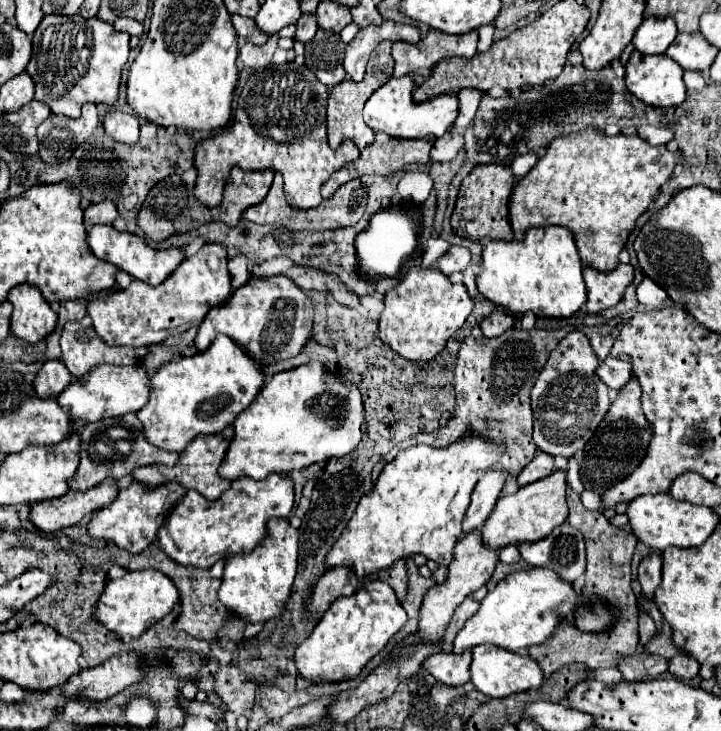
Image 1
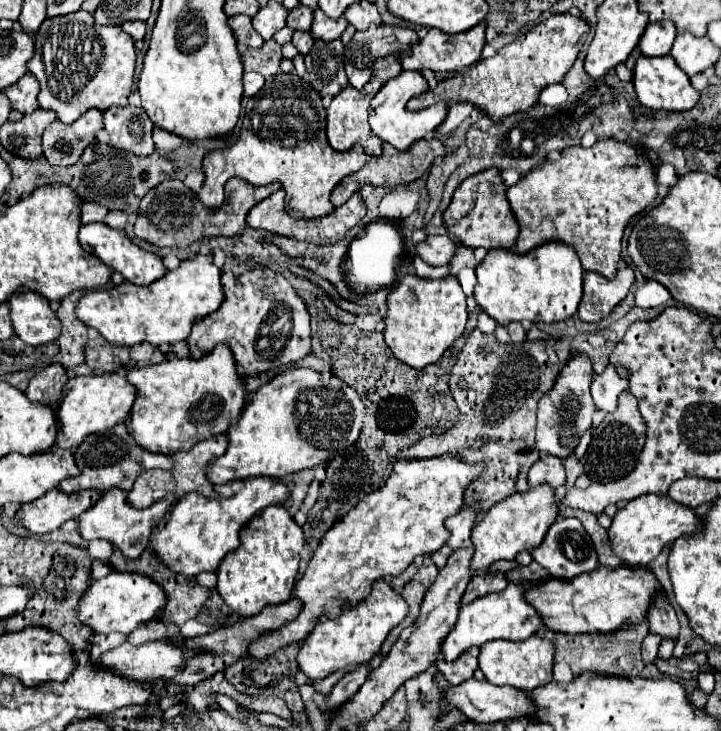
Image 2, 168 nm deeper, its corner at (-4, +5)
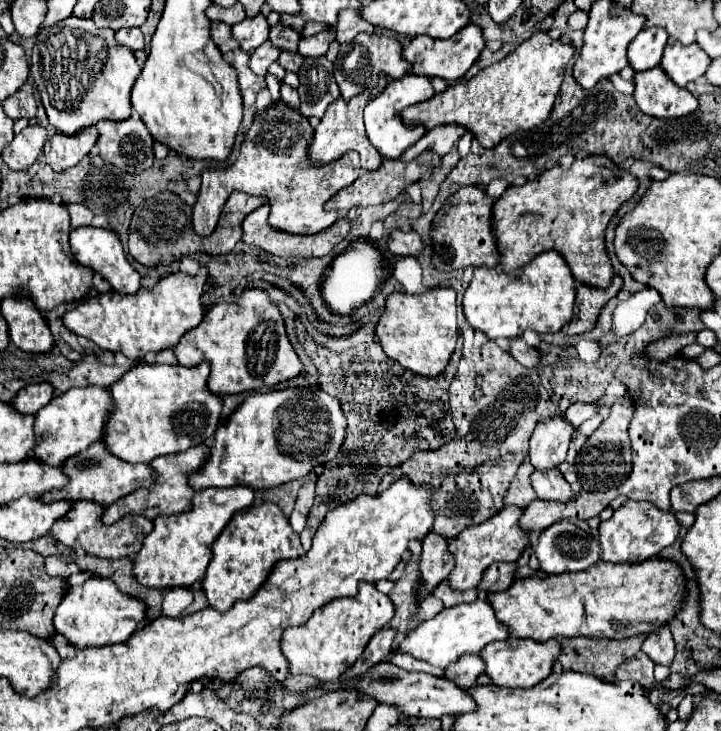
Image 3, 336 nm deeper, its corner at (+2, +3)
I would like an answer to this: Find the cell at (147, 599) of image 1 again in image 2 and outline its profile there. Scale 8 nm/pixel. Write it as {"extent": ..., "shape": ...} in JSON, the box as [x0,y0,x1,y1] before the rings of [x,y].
{"extent":[78,572,164,634],"shape":[[[110,572],[102,580],[90,582],[88,590],[78,602],[78,618],[82,624],[92,628],[98,634],[110,634],[110,632],[120,632],[120,634],[130,634],[136,630],[140,624],[150,622],[164,610],[164,592],[156,582],[148,582],[144,574],[124,574],[124,572]]]}

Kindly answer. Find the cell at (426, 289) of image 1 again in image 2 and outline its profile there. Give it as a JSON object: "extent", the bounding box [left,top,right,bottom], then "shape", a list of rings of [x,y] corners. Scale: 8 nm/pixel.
{"extent":[384,276,466,370],"shape":[[[406,276],[398,288],[388,294],[384,340],[398,360],[416,370],[422,370],[428,364],[438,362],[442,354],[454,344],[454,340],[462,336],[466,320],[466,296],[454,276],[444,276],[438,280]]]}

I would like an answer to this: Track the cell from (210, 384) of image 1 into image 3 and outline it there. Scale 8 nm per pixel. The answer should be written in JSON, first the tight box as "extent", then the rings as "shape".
{"extent":[102,364,222,462],"shape":[[[138,364],[110,386],[116,410],[112,408],[102,440],[108,450],[124,462],[152,462],[156,456],[184,452],[214,436],[222,398],[208,388],[210,364],[194,368],[170,364]]]}

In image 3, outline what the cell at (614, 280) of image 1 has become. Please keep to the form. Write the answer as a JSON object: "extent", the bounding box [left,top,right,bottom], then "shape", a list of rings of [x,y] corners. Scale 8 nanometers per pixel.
{"extent":[564,276,622,334],"shape":[[[614,276],[612,284],[604,290],[604,288],[592,288],[592,286],[584,286],[580,284],[576,290],[576,306],[574,306],[574,316],[570,320],[570,324],[564,328],[568,334],[582,334],[594,328],[600,310],[604,308],[604,304],[614,298],[618,294],[618,290],[622,288],[622,278]]]}

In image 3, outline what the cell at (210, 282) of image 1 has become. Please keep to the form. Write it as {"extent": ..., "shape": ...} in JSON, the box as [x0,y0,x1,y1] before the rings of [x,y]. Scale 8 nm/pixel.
{"extent":[64,266,208,360],"shape":[[[200,266],[198,274],[172,272],[162,278],[154,288],[142,288],[136,294],[120,294],[120,292],[104,292],[96,294],[76,308],[64,314],[64,324],[78,336],[84,336],[98,344],[102,350],[122,352],[132,360],[144,358],[148,352],[162,352],[178,344],[184,332],[196,328],[204,314],[206,306],[202,304],[204,286],[208,282],[208,268]]]}

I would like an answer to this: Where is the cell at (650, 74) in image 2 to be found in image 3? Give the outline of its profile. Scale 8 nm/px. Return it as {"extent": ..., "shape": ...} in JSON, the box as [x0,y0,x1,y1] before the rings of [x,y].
{"extent":[634,68,698,118],"shape":[[[662,68],[634,74],[634,98],[638,108],[654,118],[682,118],[698,108],[698,100],[674,84]]]}

